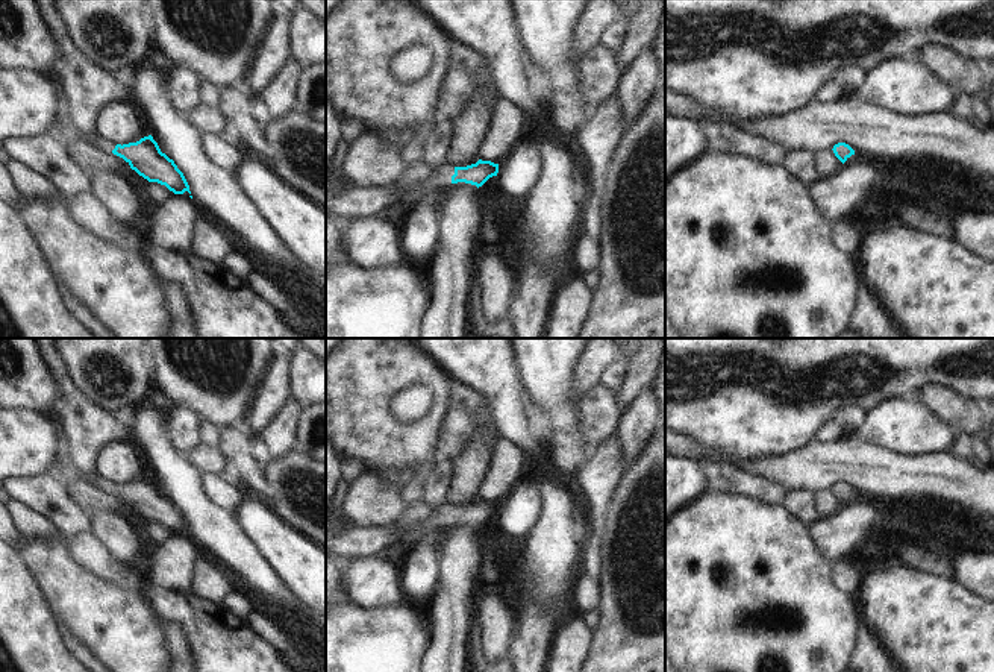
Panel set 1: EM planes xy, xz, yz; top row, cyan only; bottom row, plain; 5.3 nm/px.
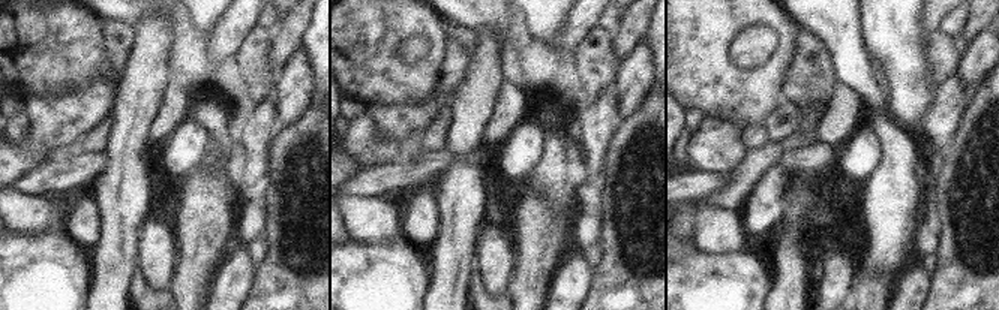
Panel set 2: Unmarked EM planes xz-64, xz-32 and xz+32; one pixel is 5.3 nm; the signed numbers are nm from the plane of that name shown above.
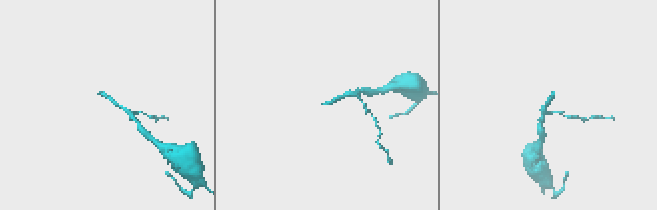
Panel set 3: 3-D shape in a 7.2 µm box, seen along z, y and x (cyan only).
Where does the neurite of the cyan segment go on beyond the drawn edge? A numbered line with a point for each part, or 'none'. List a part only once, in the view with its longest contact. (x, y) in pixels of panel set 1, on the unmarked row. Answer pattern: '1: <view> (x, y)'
1: xz (373, 540)

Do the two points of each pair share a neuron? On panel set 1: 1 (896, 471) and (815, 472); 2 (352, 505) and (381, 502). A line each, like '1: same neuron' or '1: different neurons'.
1: same neuron
2: same neuron

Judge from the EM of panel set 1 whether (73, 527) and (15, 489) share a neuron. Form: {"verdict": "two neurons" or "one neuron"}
{"verdict": "one neuron"}

